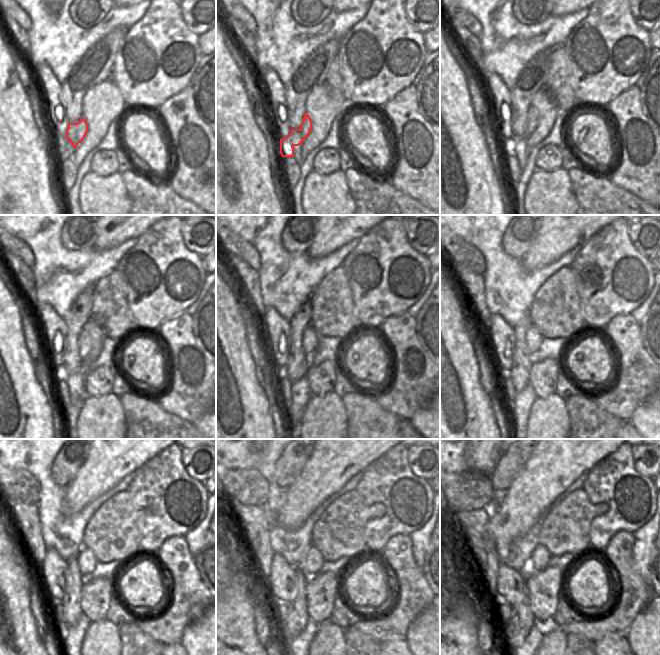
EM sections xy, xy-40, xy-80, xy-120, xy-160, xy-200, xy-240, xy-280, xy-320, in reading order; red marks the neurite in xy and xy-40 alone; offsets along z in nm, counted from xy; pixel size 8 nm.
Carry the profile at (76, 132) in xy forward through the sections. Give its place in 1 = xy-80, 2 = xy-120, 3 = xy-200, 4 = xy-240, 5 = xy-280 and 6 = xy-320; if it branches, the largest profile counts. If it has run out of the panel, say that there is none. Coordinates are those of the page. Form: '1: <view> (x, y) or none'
1: xy-80 (532, 119)
2: xy-120 (84, 344)
3: xy-200 (533, 337)
4: xy-240 (86, 560)
5: xy-280 (311, 565)
6: xy-320 (539, 559)

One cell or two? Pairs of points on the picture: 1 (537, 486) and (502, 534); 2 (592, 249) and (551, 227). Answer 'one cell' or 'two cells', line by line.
1: one cell
2: two cells

